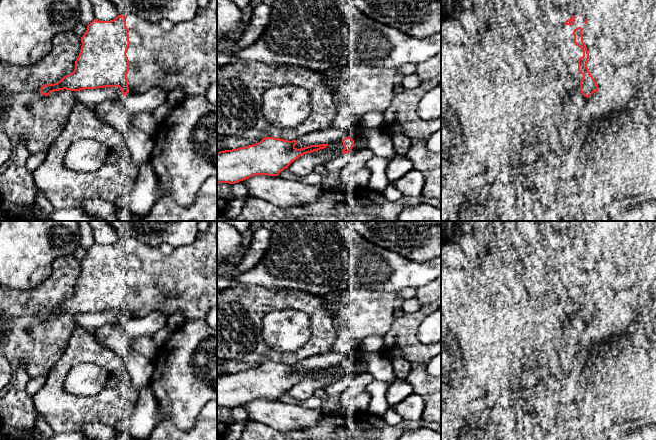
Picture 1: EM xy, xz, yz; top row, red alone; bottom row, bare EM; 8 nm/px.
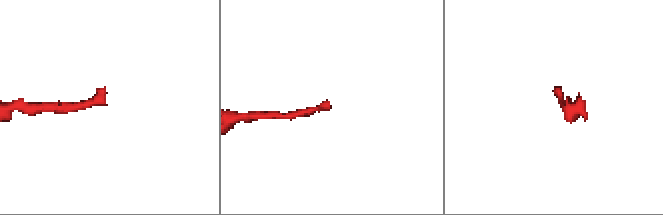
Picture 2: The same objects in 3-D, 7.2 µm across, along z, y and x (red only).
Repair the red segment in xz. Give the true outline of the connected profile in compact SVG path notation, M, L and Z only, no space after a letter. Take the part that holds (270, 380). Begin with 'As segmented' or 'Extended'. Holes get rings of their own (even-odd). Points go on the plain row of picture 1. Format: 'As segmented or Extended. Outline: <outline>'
As segmented. Outline: M265 361L253 369L217 376L217 407L235 408L255 399L278 400L300 380L328 370L328 368L319 368L297 373L296 367L296 364Z

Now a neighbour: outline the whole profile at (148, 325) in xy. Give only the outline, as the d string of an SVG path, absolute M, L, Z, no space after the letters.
M153 311L144 317L128 316L123 320L125 331L133 338L140 336L152 337L161 327L167 324L168 316L158 311Z

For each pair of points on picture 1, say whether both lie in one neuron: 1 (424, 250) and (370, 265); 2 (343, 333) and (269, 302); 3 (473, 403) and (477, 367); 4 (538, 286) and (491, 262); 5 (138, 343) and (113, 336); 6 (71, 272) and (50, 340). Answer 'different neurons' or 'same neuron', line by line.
1: different neurons
2: different neurons
3: same neuron
4: same neuron
5: different neurons
6: same neuron

